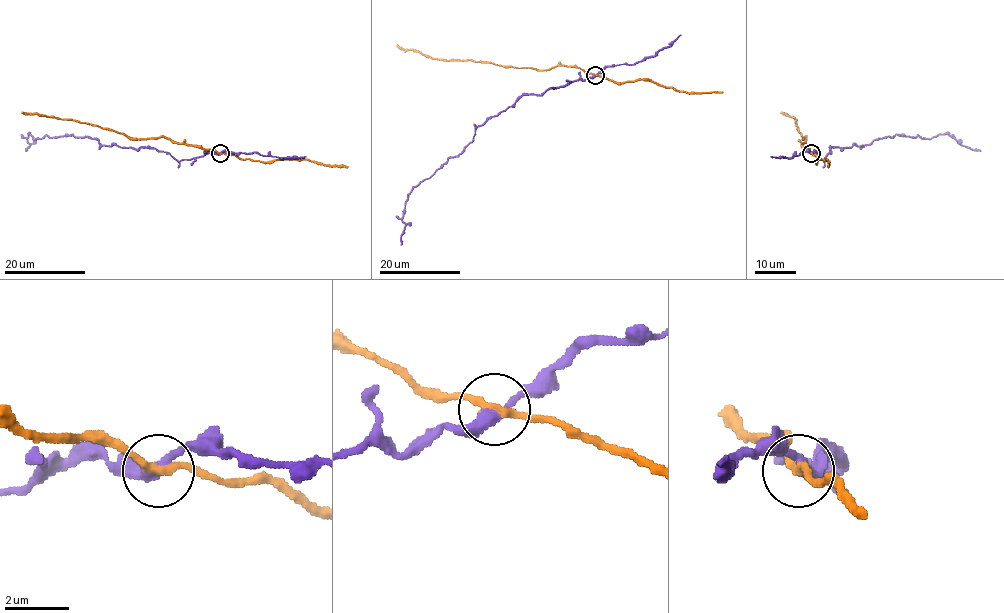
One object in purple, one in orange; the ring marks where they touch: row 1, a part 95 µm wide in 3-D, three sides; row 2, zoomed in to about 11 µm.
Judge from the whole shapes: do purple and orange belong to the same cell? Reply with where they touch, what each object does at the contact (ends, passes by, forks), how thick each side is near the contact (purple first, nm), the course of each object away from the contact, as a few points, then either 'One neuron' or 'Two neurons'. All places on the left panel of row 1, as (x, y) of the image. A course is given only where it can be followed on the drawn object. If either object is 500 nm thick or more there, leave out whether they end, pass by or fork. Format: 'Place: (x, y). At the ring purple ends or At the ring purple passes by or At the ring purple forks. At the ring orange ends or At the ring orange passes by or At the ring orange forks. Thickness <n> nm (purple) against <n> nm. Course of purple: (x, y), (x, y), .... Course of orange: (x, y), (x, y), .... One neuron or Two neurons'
Place: (220, 153). At the ring purple passes by. At the ring orange passes by. Thickness 320 nm (purple) against 240 nm. Course of purple: (220, 153), (177, 161), (154, 148), (107, 146), (73, 135), (33, 139), (29, 134), (25, 150). Course of orange: (220, 153), (165, 137), (130, 139), (122, 133), (97, 126), (21, 112). Two neurons

